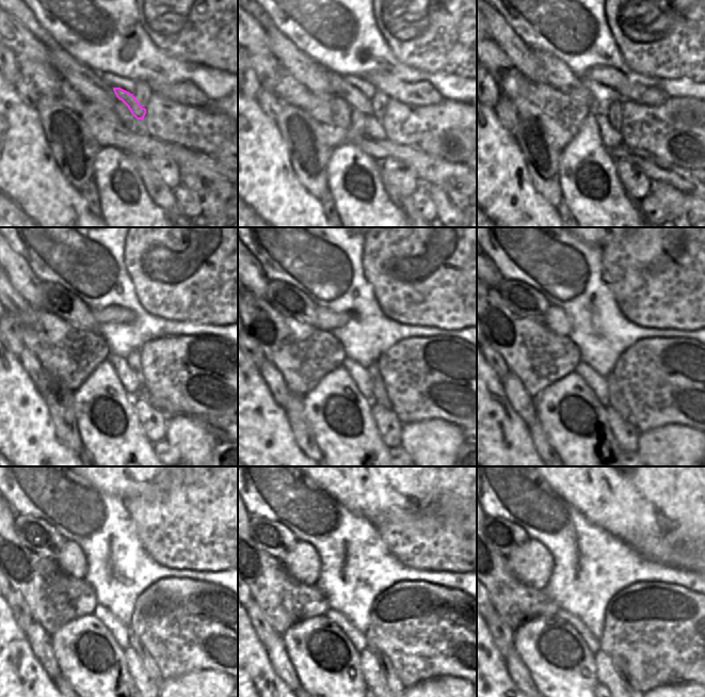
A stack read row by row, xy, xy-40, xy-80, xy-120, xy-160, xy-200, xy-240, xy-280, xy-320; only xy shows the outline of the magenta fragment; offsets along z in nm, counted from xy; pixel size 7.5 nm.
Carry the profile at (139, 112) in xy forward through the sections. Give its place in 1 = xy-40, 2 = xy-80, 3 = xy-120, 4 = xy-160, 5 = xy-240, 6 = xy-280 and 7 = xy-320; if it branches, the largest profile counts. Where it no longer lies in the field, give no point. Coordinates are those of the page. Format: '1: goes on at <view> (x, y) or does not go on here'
1: goes on at xy-40 (351, 95)
2: goes on at xy-80 (556, 74)
3: goes on at xy-120 (54, 299)
4: goes on at xy-160 (284, 298)
5: goes on at xy-240 (35, 534)
6: goes on at xy-280 (272, 537)
7: goes on at xy-320 (505, 536)

